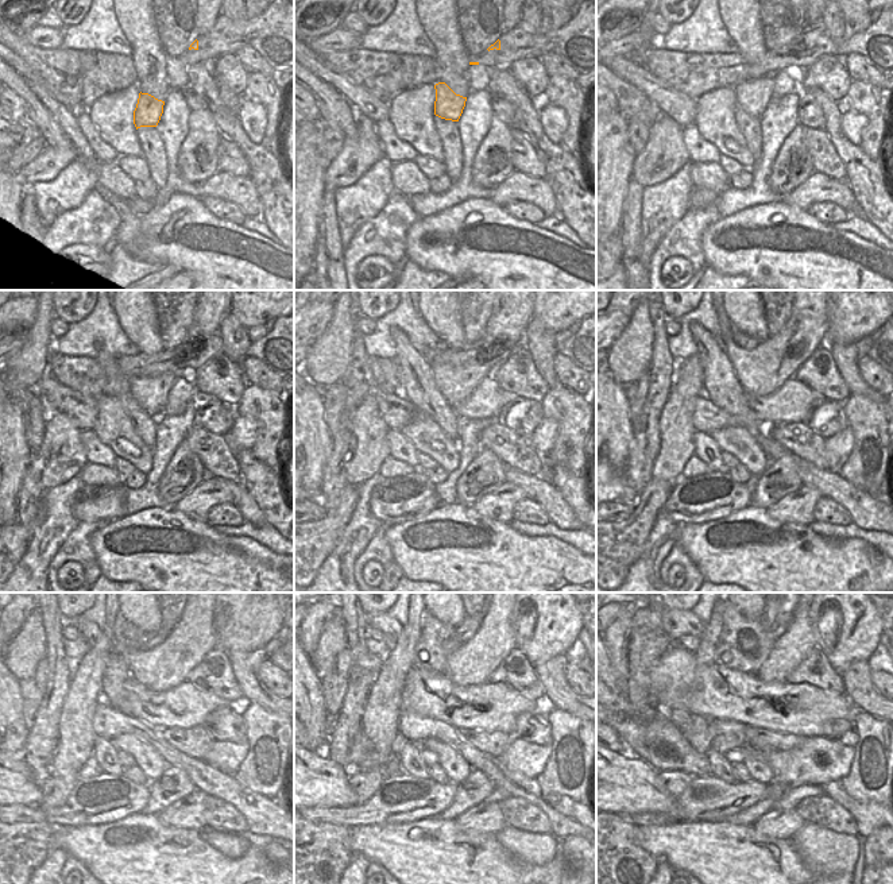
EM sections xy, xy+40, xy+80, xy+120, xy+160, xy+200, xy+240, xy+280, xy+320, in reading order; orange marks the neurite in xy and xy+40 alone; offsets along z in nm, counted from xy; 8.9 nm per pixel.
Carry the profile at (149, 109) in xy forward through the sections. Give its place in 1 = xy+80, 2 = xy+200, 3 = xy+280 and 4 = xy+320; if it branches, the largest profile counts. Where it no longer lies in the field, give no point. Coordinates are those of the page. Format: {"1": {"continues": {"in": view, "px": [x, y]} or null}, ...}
{"1": {"continues": {"in": "xy+80", "px": [753, 96]}}, "2": {"continues": {"in": "xy+200", "px": [760, 371]}}, "3": {"continues": {"in": "xy+280", "px": [471, 664]}}, "4": {"continues": {"in": "xy+320", "px": [793, 647]}}}

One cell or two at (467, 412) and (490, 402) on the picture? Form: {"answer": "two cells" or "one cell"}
{"answer": "one cell"}

